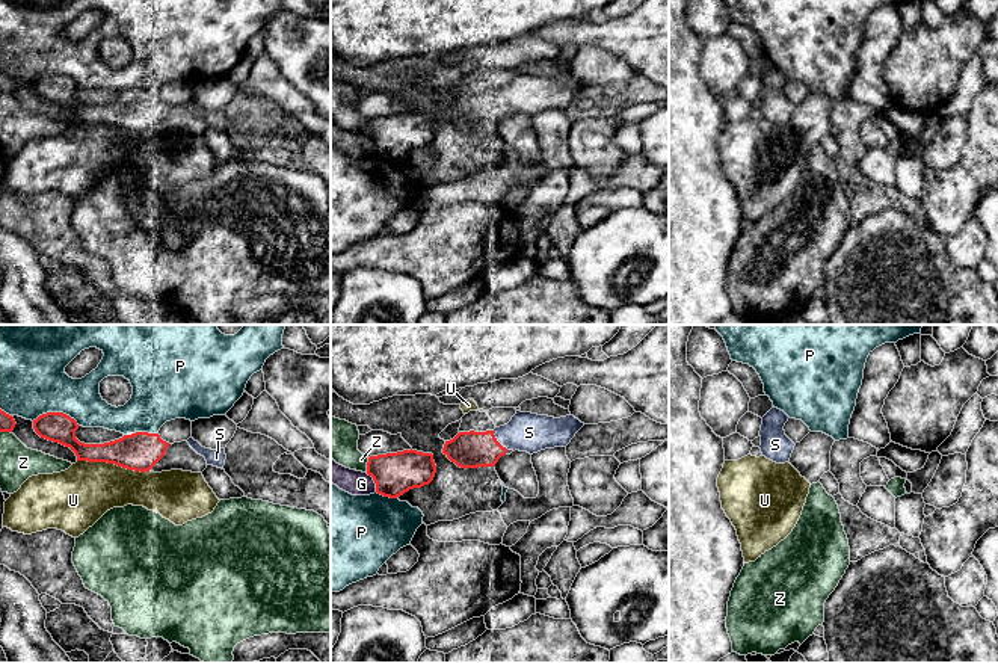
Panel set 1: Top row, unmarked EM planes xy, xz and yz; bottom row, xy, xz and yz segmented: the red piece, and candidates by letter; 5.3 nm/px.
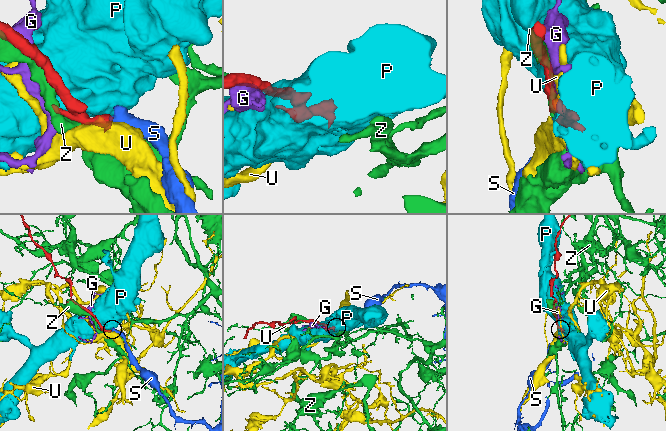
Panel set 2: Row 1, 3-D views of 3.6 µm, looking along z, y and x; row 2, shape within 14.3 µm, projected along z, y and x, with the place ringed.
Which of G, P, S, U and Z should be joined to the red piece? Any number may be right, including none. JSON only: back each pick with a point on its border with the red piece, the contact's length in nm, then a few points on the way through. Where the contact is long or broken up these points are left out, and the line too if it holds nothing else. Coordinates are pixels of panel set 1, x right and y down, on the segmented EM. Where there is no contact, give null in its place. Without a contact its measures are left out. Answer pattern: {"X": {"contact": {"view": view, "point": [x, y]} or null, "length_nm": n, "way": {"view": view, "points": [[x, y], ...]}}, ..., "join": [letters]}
{"S": {"contact": {"view": "xz", "point": [497, 441]}, "length_nm": 130}, "join": ["S"]}

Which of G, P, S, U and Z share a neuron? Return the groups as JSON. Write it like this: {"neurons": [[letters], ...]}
{"neurons": [["G"], ["P"], ["S"], ["U"], ["Z"]]}

